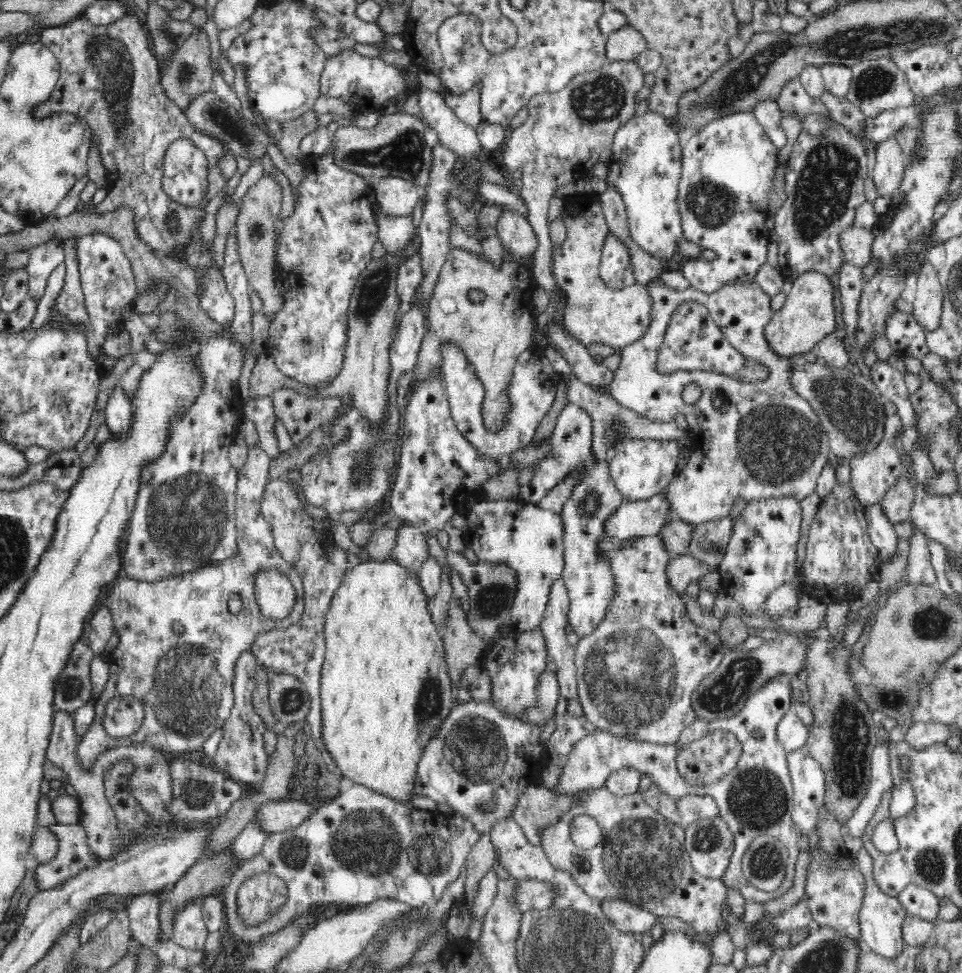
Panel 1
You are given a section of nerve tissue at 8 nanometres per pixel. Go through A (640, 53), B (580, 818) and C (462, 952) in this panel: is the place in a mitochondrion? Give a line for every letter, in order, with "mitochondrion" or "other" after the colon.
A: other
B: other
C: other

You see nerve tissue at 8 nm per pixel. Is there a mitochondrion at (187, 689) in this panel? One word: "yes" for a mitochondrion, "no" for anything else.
yes

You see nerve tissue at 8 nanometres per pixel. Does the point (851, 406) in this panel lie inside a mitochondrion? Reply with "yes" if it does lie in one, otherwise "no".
yes

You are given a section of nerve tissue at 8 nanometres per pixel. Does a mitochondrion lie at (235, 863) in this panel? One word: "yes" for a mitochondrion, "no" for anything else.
no

